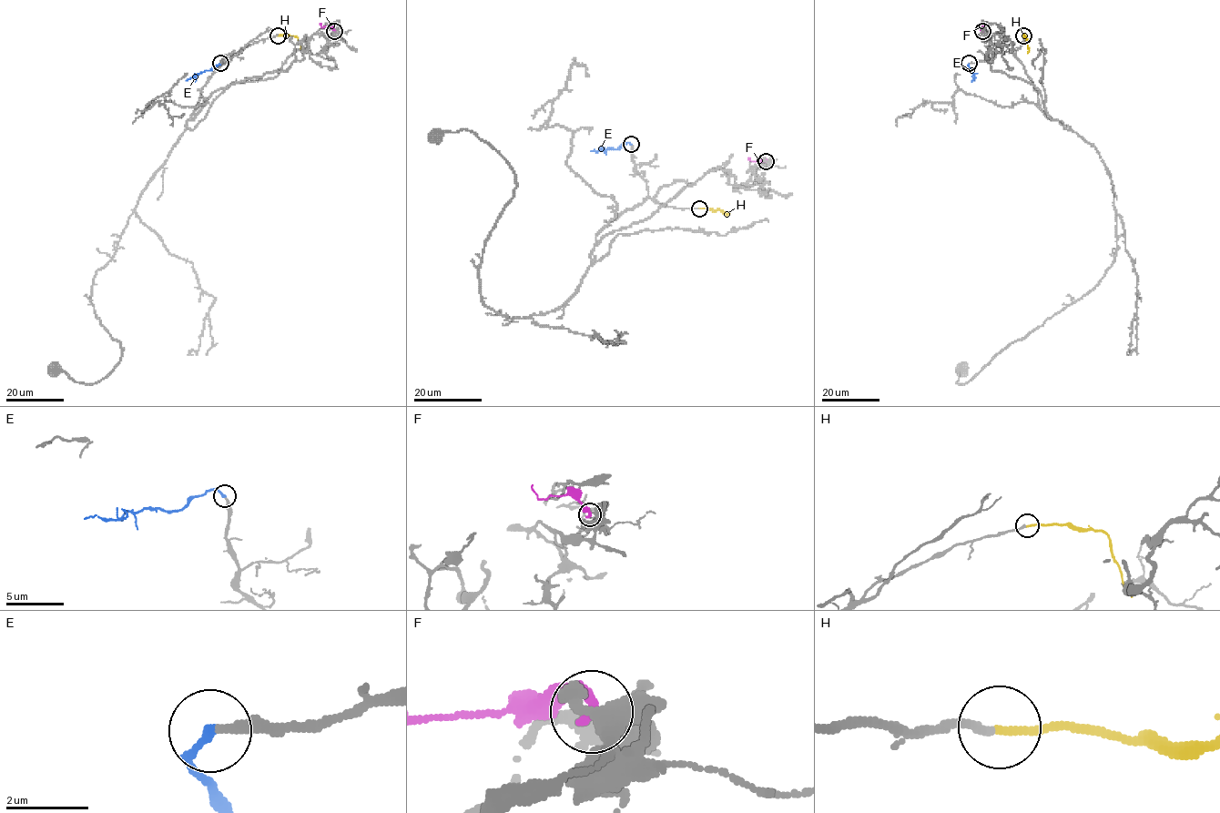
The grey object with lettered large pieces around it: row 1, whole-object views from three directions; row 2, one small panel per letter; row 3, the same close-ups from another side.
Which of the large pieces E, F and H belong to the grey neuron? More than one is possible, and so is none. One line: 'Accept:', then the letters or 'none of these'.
Accept: E, H

